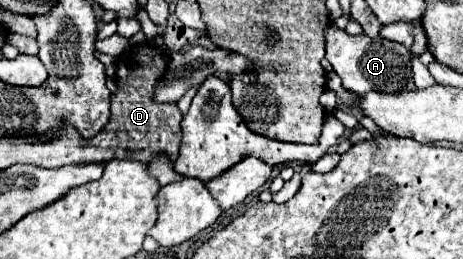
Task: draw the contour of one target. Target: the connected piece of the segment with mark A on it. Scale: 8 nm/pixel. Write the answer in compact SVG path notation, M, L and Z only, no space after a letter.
M330 23L330 27L326 29L326 59L342 79L342 85L358 95L364 95L368 91L398 93L410 89L410 51L400 43L388 39L370 39L364 33L354 37Z

